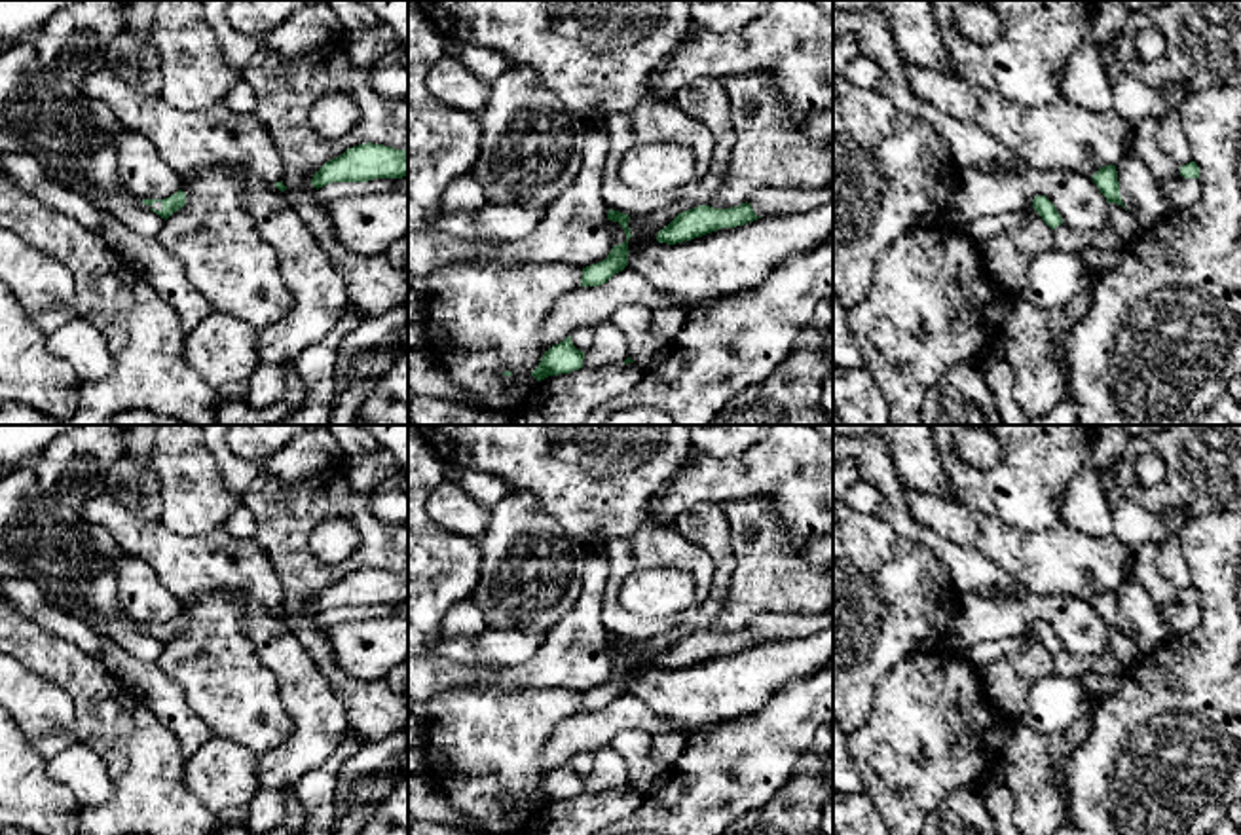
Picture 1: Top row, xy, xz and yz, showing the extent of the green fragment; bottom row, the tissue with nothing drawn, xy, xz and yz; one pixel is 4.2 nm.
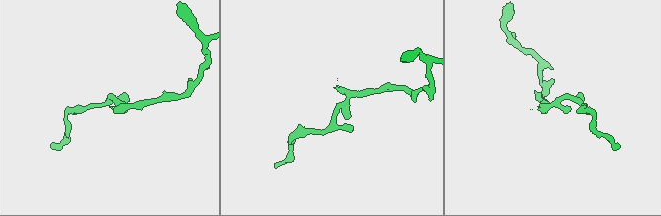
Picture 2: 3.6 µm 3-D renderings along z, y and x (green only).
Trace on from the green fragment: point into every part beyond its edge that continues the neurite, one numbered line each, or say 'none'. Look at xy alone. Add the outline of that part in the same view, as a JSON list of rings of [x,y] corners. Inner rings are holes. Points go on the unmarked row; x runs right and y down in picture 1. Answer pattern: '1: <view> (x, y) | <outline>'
1: xy (42, 539) | [[[30,461],[0,476],[0,577],[34,581],[55,596],[76,596],[91,603],[97,613],[116,615],[142,634],[161,636],[131,621],[118,605],[118,579],[112,566],[129,558],[114,537],[101,526],[87,522],[70,503],[47,497],[36,480]]]

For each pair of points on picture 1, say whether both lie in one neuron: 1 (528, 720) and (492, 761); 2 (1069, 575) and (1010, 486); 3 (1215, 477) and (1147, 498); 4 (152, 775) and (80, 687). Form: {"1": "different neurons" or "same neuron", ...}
{"1": "same neuron", "2": "different neurons", "3": "same neuron", "4": "same neuron"}

